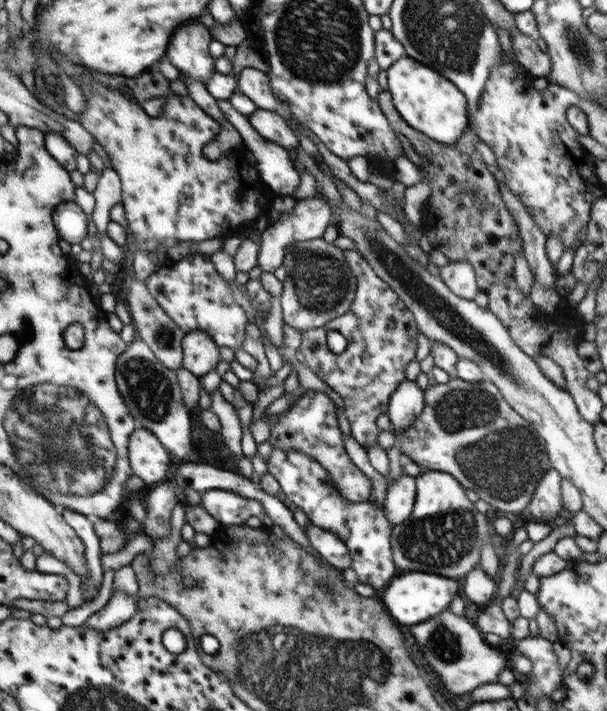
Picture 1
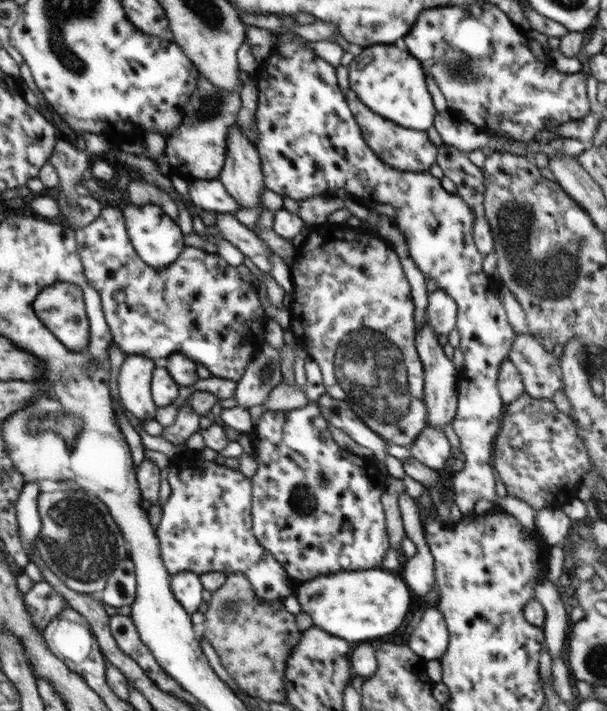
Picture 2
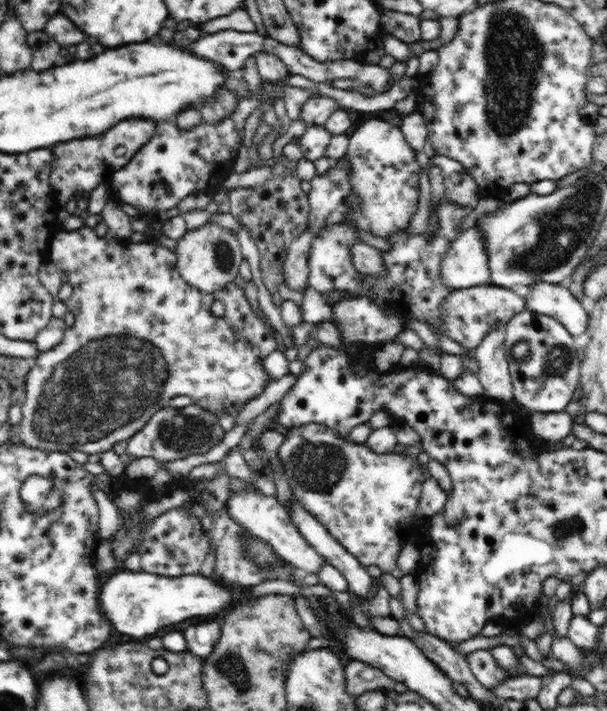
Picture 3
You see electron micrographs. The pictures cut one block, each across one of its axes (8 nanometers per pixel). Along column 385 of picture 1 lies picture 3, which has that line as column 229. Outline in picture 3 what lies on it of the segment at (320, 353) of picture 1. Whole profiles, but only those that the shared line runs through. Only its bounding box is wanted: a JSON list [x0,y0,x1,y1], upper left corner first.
[14,226,278,455]

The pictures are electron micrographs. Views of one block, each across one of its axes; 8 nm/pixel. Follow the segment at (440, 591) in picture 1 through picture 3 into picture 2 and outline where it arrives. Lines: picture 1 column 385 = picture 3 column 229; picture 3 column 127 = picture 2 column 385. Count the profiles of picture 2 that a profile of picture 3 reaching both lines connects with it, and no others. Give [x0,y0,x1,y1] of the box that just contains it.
[295,568,412,644]

